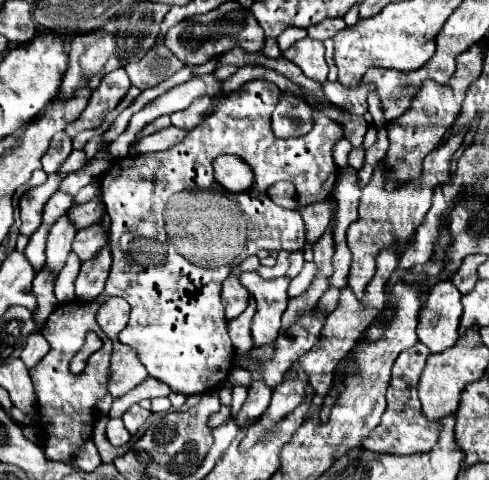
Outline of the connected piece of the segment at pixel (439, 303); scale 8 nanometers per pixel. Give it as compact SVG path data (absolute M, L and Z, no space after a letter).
M440 280L432 286L428 302L420 310L418 340L428 346L430 352L444 352L458 340L458 324L462 314L460 292L452 280Z

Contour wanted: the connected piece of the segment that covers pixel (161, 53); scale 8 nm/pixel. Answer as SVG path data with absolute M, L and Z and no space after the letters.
M154 46L138 62L126 64L124 70L130 76L132 86L144 90L144 88L160 84L166 76L174 74L182 66L184 64L166 46Z

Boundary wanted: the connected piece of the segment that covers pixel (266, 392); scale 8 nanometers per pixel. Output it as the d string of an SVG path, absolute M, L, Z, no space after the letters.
M264 380L252 382L252 386L248 388L248 398L238 414L238 424L244 426L244 422L246 424L256 422L260 418L260 414L264 414L264 410L268 408L270 396L272 396L272 388Z

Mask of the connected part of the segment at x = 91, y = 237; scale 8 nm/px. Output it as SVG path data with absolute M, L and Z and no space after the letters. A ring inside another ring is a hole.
M92 224L84 230L78 230L72 242L72 250L80 260L90 260L106 244L106 230L100 224Z

